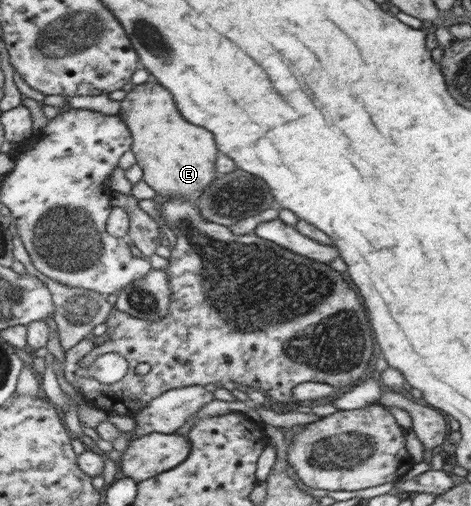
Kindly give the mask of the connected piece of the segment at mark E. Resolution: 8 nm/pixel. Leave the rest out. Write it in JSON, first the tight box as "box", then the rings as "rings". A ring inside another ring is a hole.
{"box":[117,82,219,200],"rings":[[[158,82],[134,85],[120,101],[120,107],[117,115],[130,130],[131,151],[143,170],[143,181],[158,195],[196,200],[217,174],[219,151],[212,133],[184,119],[172,95]]]}

